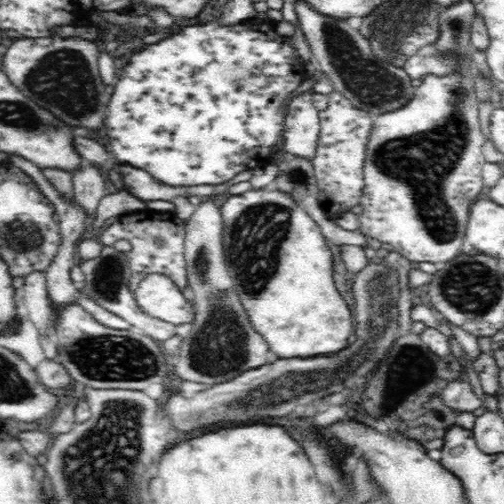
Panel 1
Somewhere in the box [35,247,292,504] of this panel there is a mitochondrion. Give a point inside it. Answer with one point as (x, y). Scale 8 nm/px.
(114, 444)

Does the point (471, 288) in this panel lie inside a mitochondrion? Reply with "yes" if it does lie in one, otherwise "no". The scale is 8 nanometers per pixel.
yes

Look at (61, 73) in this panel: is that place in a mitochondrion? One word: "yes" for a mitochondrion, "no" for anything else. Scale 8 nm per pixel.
yes

